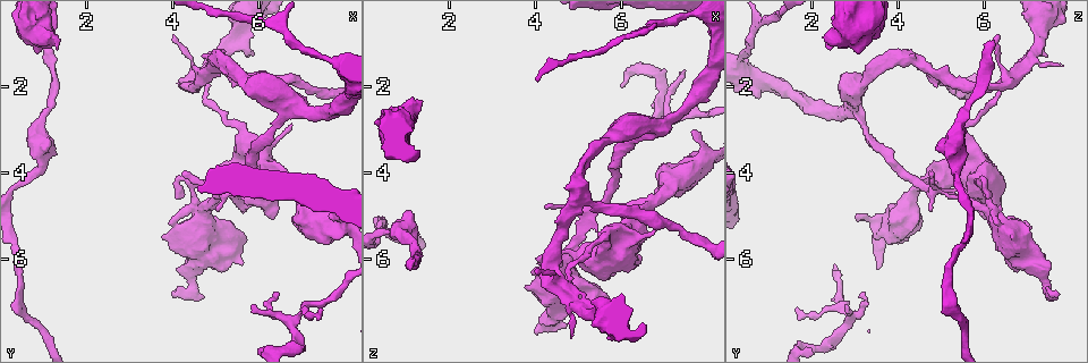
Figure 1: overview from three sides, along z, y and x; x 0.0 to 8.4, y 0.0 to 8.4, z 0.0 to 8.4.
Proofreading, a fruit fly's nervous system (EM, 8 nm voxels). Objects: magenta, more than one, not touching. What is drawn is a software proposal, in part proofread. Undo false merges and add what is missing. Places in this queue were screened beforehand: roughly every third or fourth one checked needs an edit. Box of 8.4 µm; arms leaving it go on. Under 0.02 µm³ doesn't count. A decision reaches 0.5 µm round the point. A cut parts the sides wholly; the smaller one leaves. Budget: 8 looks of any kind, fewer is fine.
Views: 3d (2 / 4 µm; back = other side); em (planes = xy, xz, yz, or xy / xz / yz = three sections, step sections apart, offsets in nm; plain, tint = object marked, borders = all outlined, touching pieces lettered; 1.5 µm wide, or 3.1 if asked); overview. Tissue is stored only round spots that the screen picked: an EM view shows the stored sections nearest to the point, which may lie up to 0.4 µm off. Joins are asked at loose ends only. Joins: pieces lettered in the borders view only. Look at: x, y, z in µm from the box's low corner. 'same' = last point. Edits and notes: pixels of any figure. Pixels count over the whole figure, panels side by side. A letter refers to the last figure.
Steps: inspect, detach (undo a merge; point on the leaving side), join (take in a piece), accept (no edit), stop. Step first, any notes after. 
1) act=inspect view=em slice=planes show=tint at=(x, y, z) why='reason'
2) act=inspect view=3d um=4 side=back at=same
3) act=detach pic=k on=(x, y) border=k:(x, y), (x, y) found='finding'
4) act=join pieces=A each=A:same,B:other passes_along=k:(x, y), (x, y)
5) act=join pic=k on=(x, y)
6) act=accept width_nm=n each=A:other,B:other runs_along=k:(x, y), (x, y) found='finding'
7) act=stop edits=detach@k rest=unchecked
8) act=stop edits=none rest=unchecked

act=inspect view=3d um=4 at=(1.30, 1.05, 2.30) why='thick end'

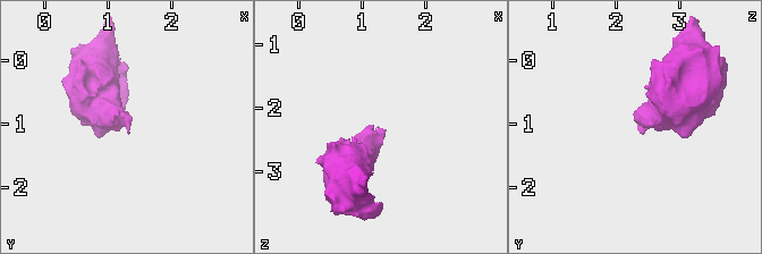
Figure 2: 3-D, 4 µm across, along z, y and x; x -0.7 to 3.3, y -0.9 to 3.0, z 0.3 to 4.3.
act=inspect view=em slice=xy step=8 show=plain at=(1.30, 1.05, 2.35) why='need the tissue'

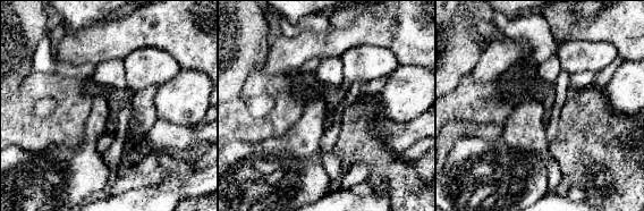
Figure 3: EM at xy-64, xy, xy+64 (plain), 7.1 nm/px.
act=inspect view=em slice=xy step=8 show=borders at=same

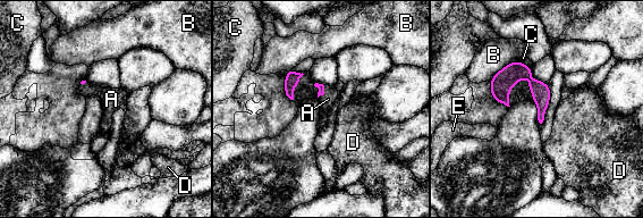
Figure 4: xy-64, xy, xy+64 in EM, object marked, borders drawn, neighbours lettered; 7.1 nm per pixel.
act=join pieces=A longest_contact=B:240nm each=A:same,B:other,C:other,D:other,E:other found='it goes on there'

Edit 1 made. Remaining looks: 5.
act=inspect view=em slice=planes show=borders at=(1.15, 0.95, 6.20) why='an open end'

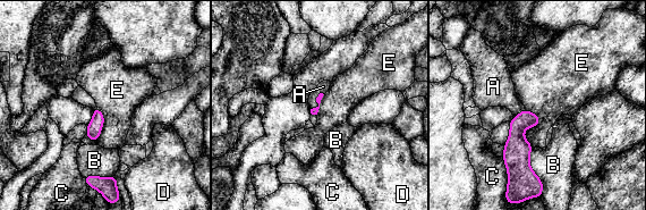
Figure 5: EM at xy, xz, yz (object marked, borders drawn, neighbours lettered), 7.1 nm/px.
act=join pieces=A each=A:same,B:other,C:other,D:other,E:other passes_along=5:(314, 111), (316, 101), (323, 86) found='it goes on there'

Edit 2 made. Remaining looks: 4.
act=inspect view=overview why='see it whole again'

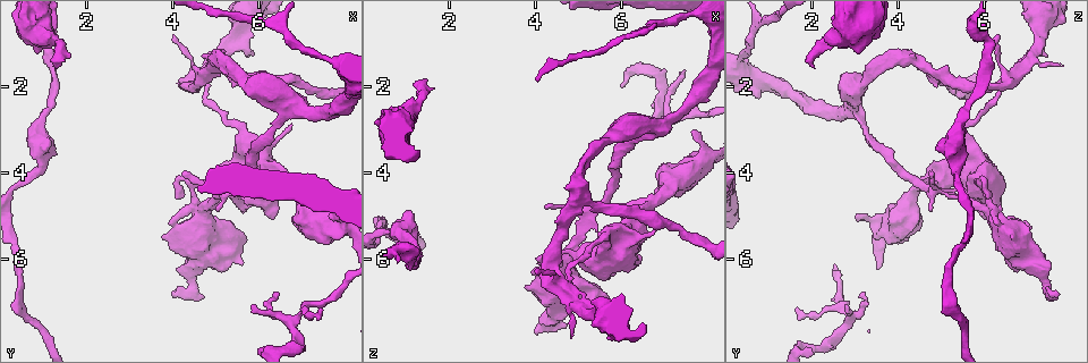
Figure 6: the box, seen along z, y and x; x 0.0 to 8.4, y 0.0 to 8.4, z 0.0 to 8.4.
act=inspect view=em slice=planes show=borders at=(5.15, 4.45, 5.10) why='thick turns thin'

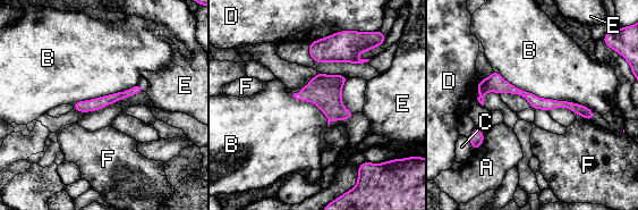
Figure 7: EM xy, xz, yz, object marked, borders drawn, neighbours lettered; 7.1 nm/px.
act=accept longest_contact=B:800nm each=A:other,B:other,C:other,D:other,E:other,F:other runs_along=7:(481, 85), (588, 112) found='continuous, no second neuron'

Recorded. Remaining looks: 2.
act=stop edits=join@4,join@5 rest=unchecked

